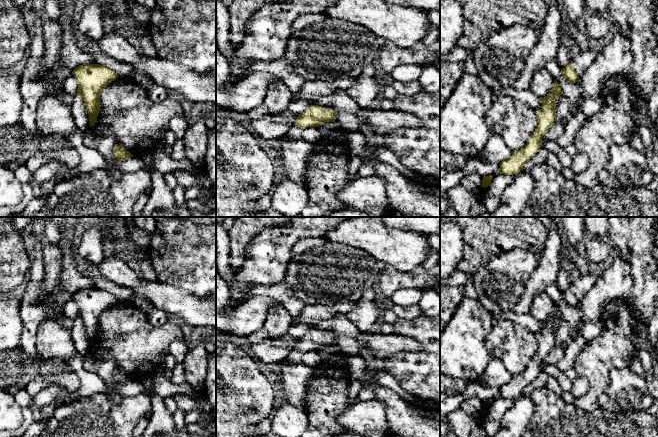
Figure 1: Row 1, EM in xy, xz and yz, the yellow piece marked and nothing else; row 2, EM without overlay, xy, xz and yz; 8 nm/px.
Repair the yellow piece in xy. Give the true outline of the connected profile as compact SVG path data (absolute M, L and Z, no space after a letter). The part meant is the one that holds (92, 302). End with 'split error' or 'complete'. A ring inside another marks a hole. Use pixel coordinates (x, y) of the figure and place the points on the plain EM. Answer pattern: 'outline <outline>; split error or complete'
outline M100 288L79 289L72 297L75 299L78 307L77 319L81 320L84 324L91 351L95 348L99 338L101 316L118 299L115 295Z; complete

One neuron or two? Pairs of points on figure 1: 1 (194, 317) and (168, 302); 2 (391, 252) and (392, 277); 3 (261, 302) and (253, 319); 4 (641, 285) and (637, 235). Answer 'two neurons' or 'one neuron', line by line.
1: one neuron
2: two neurons
3: one neuron
4: one neuron

